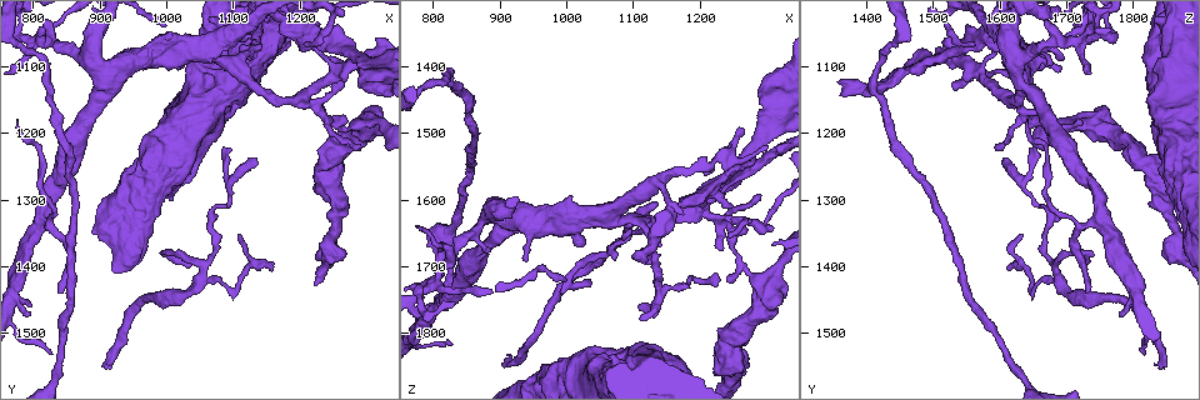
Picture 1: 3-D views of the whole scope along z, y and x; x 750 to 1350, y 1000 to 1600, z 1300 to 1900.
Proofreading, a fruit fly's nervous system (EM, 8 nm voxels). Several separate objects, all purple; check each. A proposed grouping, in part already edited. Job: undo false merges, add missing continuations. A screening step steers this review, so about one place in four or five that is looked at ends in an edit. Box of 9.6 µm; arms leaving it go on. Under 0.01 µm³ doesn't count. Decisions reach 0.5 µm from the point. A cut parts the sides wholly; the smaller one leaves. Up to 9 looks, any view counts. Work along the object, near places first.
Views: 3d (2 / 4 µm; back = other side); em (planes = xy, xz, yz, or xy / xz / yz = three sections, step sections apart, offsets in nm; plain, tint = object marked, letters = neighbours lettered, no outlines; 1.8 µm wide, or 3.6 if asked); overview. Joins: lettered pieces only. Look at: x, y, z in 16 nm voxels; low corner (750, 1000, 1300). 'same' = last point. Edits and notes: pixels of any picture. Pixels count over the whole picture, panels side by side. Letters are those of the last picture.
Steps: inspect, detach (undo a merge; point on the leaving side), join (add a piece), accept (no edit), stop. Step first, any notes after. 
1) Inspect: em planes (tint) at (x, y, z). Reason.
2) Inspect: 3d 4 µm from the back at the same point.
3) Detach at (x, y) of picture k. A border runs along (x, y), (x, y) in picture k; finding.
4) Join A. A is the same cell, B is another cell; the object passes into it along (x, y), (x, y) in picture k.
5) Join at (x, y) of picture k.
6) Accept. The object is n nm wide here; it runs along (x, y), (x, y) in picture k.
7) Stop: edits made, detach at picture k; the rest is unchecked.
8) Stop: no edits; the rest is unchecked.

Inspect: em planes (plain) at (905, 1550, 1840). Free end.

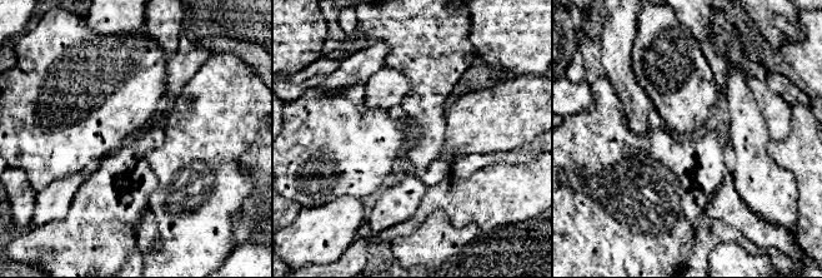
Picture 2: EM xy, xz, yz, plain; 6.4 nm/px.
Inspect: em planes (letters) at the same point.

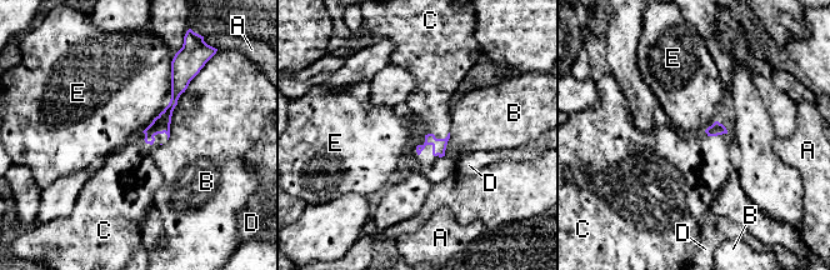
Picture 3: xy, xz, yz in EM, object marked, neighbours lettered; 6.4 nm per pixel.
Join C. C is the same cell, A, B, D and E are other cells; the object passes into it along (439, 145), (428, 134), (429, 103) in picture 3; the neuron continues.

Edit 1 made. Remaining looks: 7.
Inspect: overview.

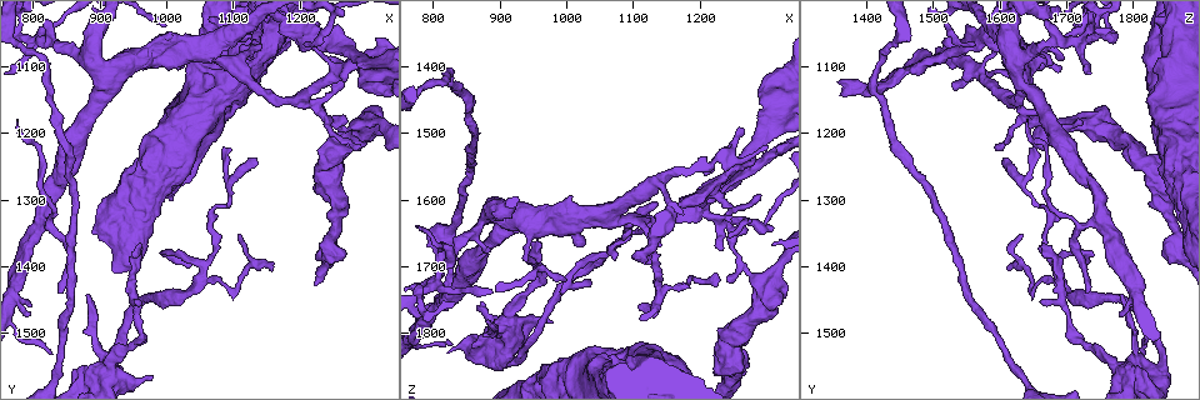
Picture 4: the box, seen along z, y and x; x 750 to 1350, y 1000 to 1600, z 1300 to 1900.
Inspect: 3d 4 µm at (965, 1085, 1635). Thick turns thin.

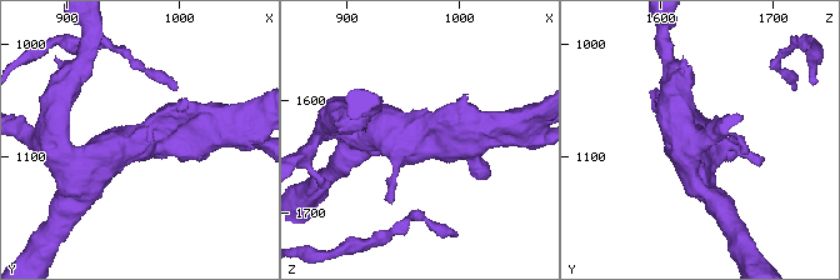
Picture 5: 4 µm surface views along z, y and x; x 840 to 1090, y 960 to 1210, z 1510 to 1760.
Inspect: em 3.6 µm planes (tint) at (966, 1090, 1634).

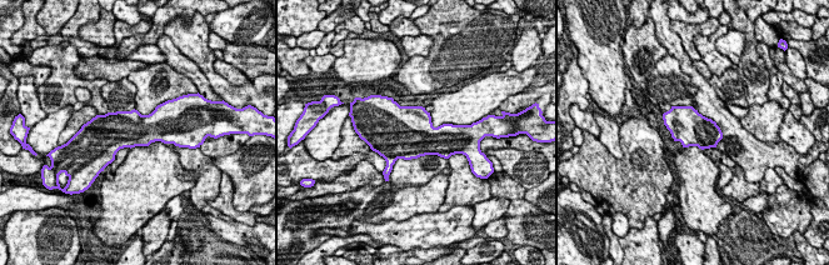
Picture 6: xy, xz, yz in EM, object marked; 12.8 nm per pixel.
Inspect: em 3.6 µm planes (letters) at the same point. What lies round it.

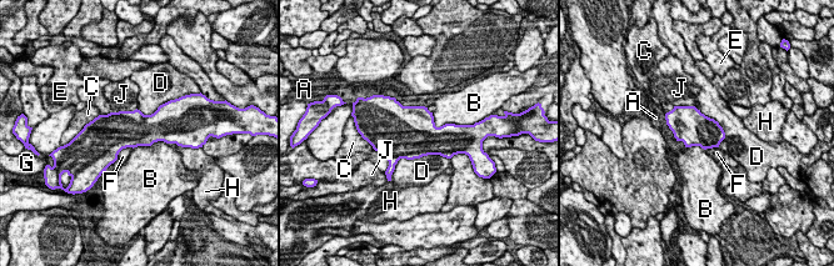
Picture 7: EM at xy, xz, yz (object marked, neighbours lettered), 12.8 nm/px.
Accept. A, B, C, D, E, F, G, H and J are other cells; a border runs along (432, 113), (437, 126), (462, 125) in picture 7; continuous, no second neuron.

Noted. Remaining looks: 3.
Inspect: 3d 2 µm at (805, 1065, 1715). Three arms meet.

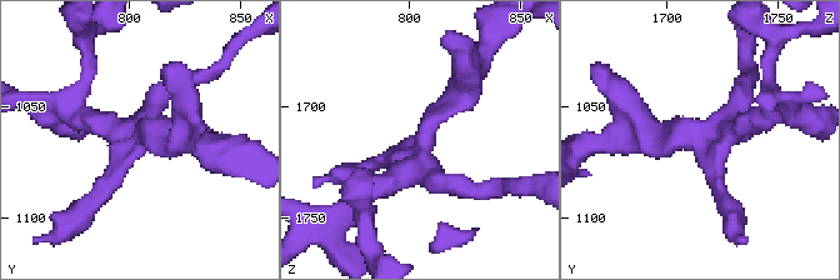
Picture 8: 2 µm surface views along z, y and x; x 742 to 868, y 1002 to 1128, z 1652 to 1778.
Inspect: em xy step 16 (tint) at (809, 1061, 1716).

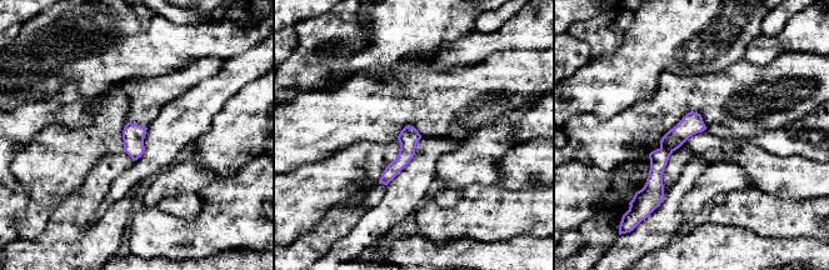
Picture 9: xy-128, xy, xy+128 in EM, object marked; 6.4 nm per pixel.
Inspect: em xy step 16 (letters) at the same point.

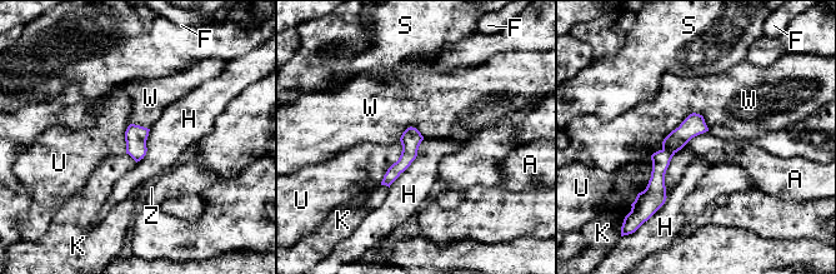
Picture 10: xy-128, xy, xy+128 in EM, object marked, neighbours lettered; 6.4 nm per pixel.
Accept. The longest contact is with A, 500 nm; A, F, H, K, S, U, W and Z are other cells; it runs along (696, 116), (660, 162), (659, 202) in picture 10; continuous, no second neuron.

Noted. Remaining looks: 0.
Stop: edits made, join at picture 3; the rest is unchecked.

